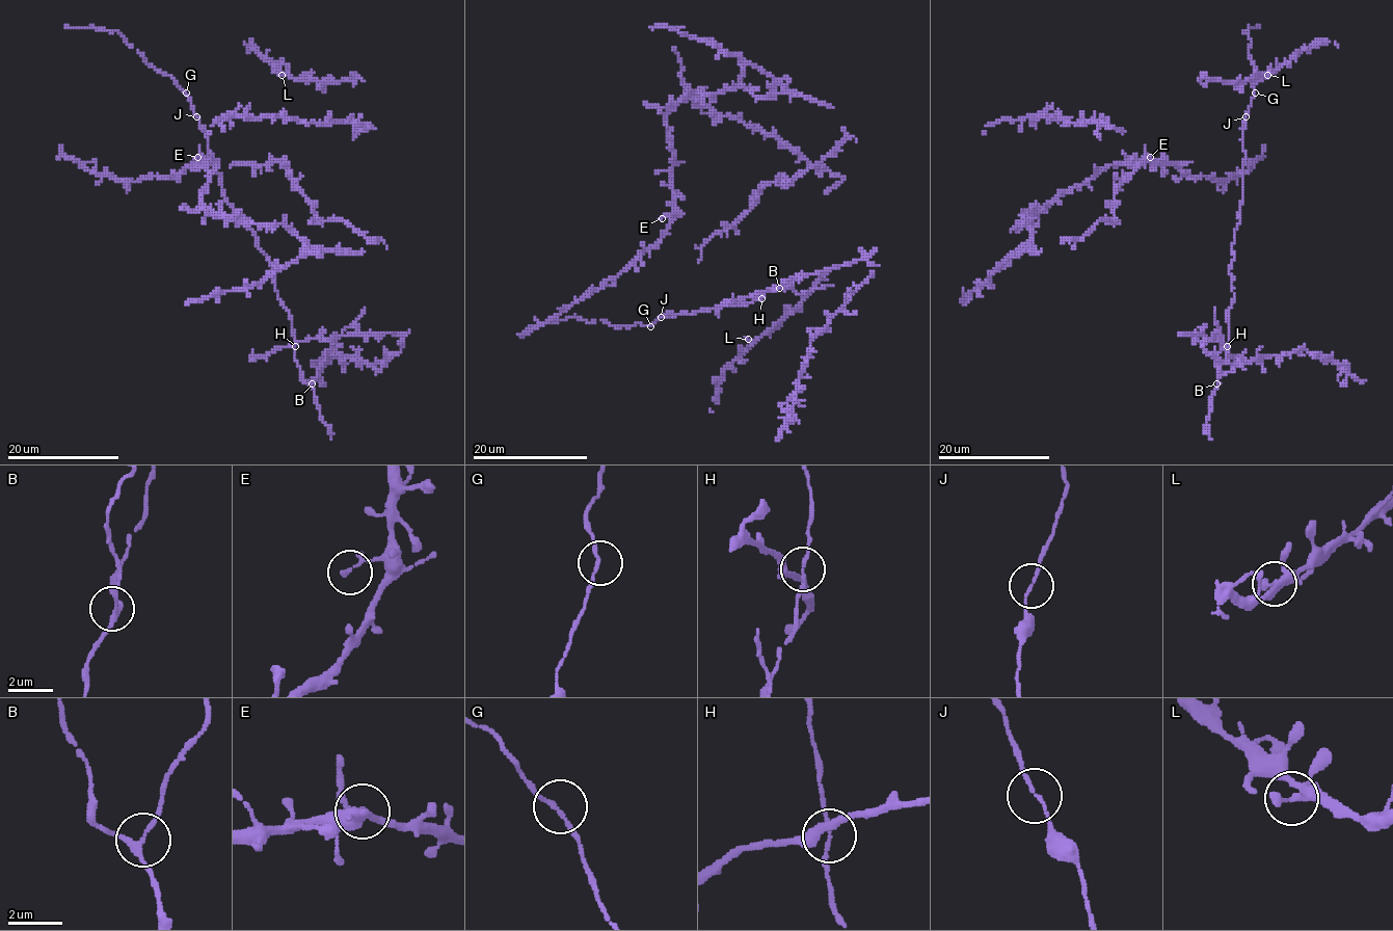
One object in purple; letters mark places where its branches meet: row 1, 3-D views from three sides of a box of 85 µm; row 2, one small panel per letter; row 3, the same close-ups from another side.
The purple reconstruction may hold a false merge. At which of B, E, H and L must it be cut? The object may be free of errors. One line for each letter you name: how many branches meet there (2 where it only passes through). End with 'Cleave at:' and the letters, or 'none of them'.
Cleave at: none of them

